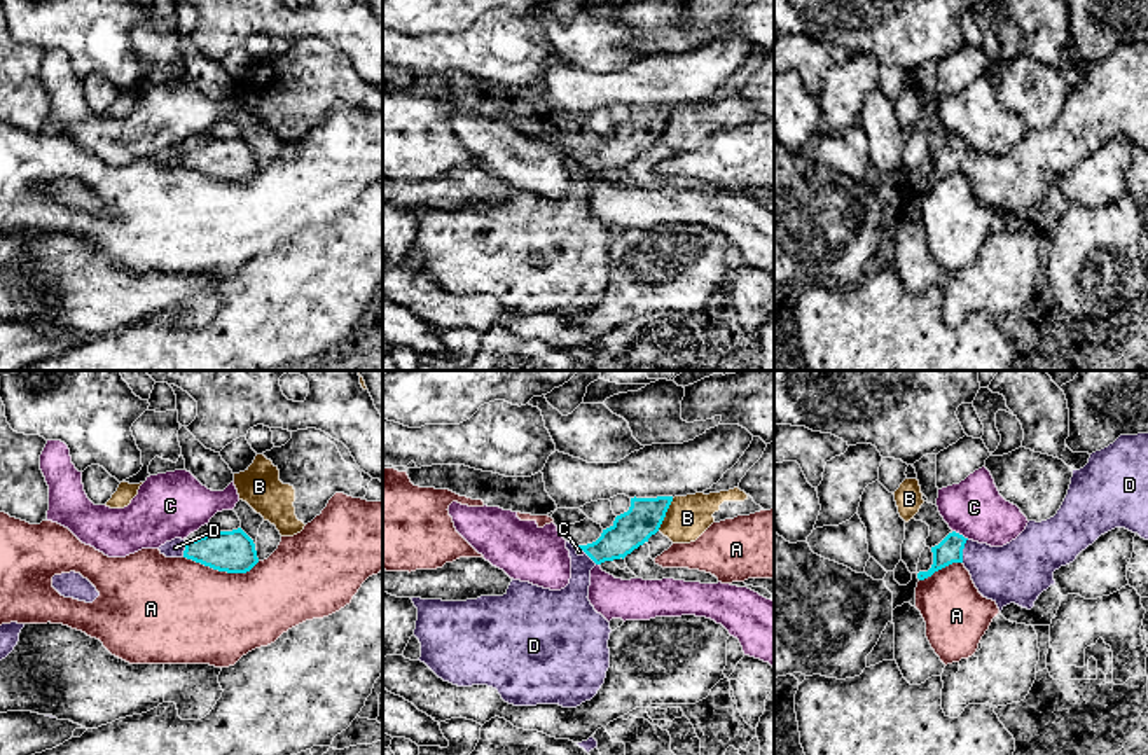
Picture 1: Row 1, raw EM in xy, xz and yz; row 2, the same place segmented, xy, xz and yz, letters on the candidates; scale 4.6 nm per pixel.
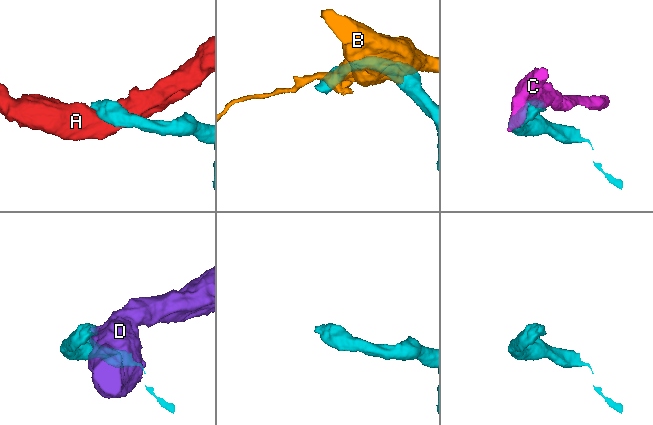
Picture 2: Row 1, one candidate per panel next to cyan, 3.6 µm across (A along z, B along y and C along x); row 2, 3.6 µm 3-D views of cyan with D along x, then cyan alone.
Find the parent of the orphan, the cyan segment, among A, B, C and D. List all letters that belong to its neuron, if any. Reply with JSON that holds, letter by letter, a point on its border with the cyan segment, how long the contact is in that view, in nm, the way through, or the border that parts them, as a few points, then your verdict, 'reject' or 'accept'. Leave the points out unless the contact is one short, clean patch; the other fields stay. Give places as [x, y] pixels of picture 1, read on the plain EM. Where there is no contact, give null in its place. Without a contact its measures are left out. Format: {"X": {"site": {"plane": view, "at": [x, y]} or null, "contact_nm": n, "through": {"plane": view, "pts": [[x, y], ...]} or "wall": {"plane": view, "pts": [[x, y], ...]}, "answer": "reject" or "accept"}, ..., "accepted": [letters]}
{"A": {"site": {"plane": "xy", "at": [222, 179]}, "contact_nm": 360, "answer": "reject"}, "B": {"site": {"plane": "xz", "at": [664, 123]}, "contact_nm": 170, "wall": {"plane": "xz", "pts": [[673, 107], [657, 138]]}, "answer": "reject"}, "C": {"site": {"plane": "yz", "at": [961, 144]}, "contact_nm": 90, "wall": {"plane": "yz", "pts": [[953, 138], [968, 147]]}, "answer": "reject"}, "D": {"site": {"plane": "yz", "at": [961, 159]}, "contact_nm": 110, "through": {"plane": "yz", "pts": [[949, 159], [961, 159], [1000, 182], [1010, 182]]}, "answer": "accept"}, "accepted": ["D"]}

